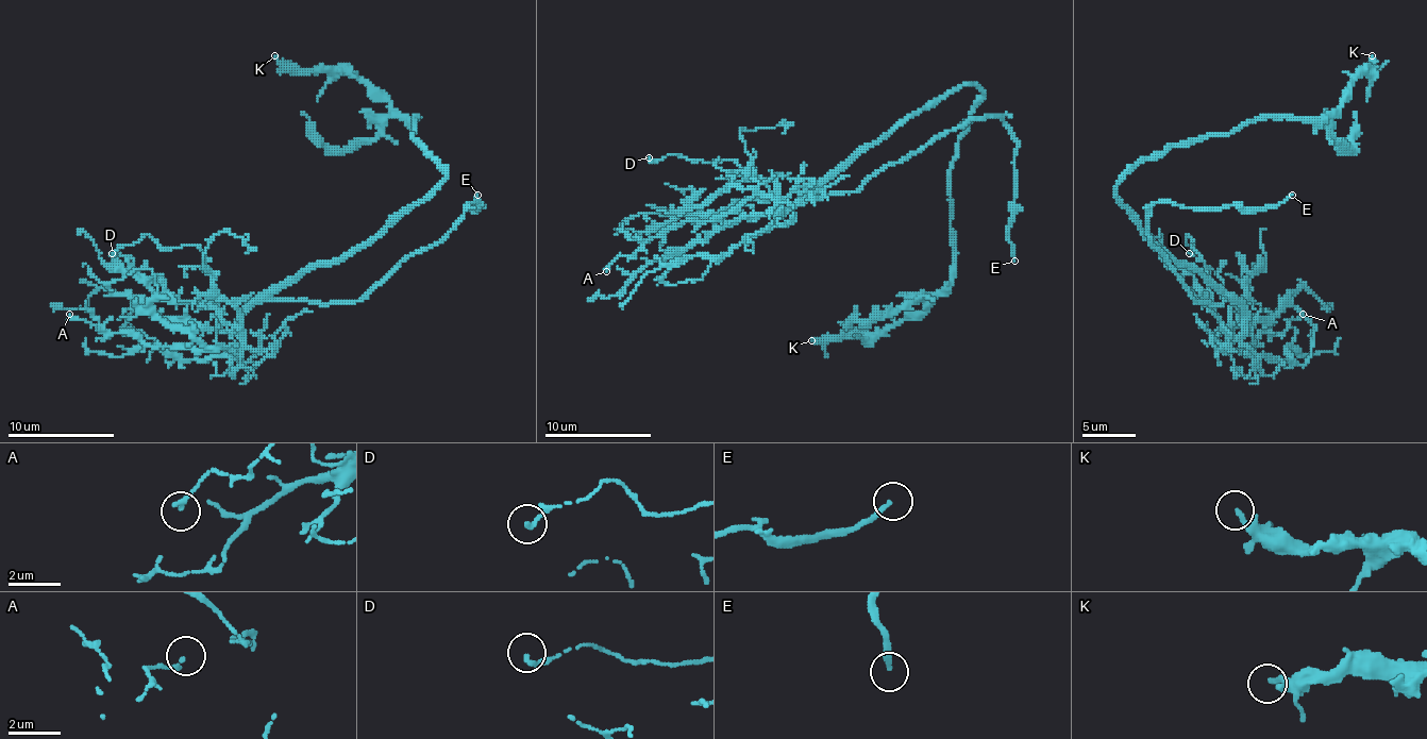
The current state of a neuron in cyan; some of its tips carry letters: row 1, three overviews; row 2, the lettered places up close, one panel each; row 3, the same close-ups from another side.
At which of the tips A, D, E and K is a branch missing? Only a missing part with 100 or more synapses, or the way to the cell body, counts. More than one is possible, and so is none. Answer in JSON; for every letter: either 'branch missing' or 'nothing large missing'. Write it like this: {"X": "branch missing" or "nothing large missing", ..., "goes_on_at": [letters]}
{"A": "nothing large missing", "D": "nothing large missing", "E": "branch missing", "K": "nothing large missing", "goes_on_at": ["E"]}

